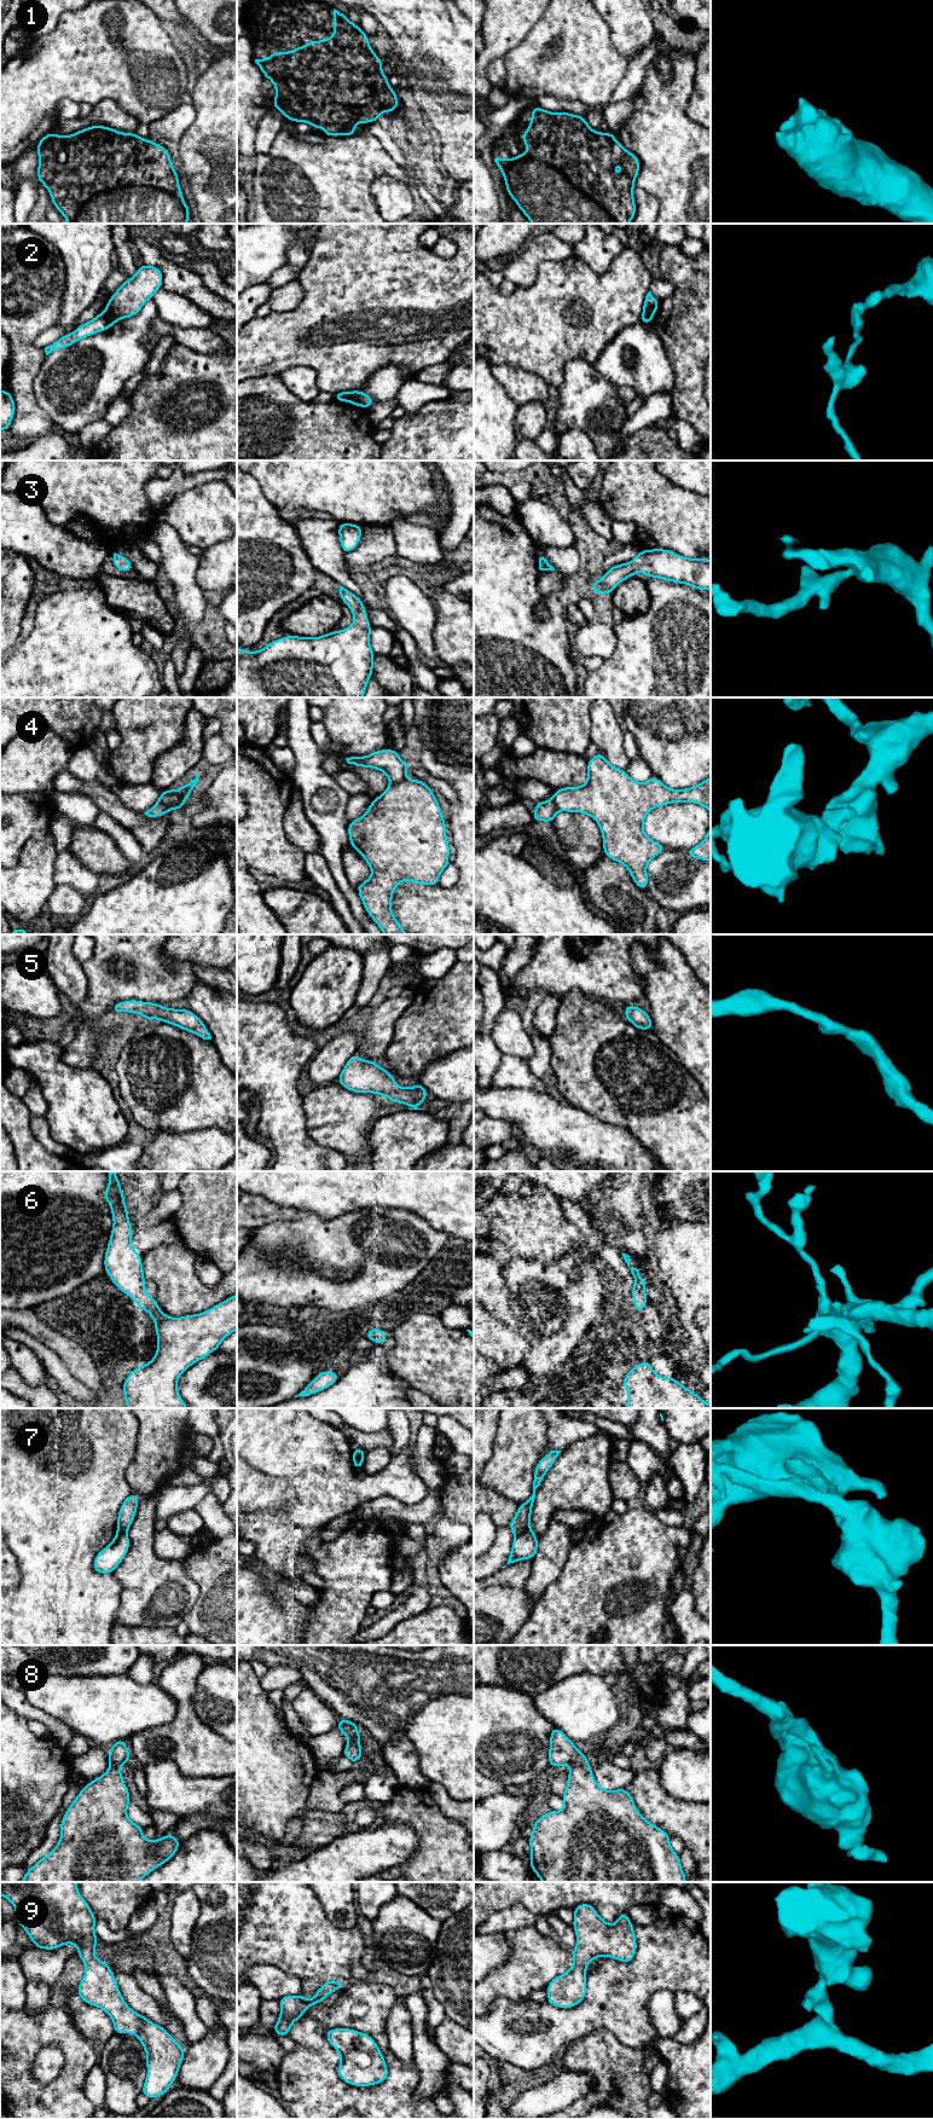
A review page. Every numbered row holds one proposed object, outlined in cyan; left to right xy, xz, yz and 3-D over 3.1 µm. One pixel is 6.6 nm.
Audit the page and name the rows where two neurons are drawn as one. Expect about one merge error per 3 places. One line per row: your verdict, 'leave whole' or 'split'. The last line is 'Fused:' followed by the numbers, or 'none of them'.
1: leave whole
2: split
3: leave whole
4: split
5: leave whole
6: leave whole
7: split
8: leave whole
9: leave whole
Fused: 2, 4, 7

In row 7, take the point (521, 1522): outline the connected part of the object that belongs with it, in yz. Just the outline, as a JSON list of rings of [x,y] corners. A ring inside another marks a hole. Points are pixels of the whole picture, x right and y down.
[[[550,1451],[537,1464],[533,1481],[533,1494],[526,1503],[518,1505],[516,1516],[511,1519],[511,1522],[508,1525],[515,1535],[518,1535],[531,1528],[531,1513],[535,1499],[535,1489],[541,1484],[544,1476],[556,1461],[561,1452],[562,1451]]]

